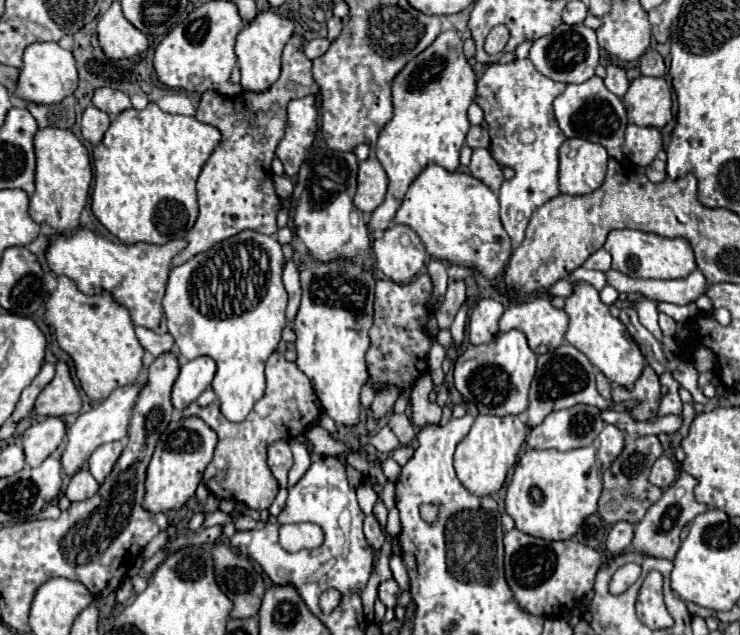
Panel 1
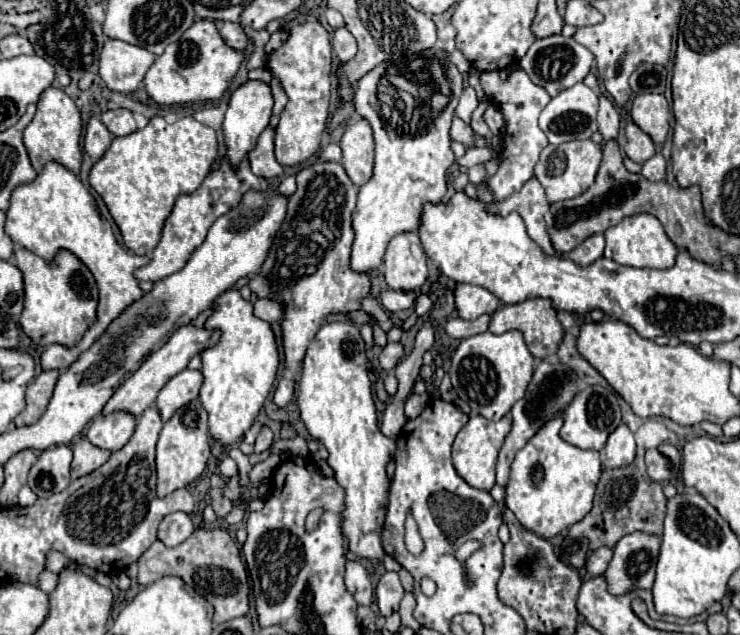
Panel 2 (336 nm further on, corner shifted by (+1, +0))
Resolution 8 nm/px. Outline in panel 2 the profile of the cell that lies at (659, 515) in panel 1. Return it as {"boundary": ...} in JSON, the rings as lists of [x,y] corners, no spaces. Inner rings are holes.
{"boundary":[[[638,530],[620,538],[614,550],[614,558],[604,572],[606,580],[610,580],[610,592],[622,594],[636,588],[652,588],[658,552],[658,534],[646,534]]]}

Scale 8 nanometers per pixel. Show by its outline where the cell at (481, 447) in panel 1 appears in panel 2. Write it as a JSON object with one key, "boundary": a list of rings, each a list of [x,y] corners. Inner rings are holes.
{"boundary":[[[506,414],[502,420],[492,422],[486,420],[484,416],[474,416],[468,420],[468,424],[458,432],[454,444],[452,444],[452,462],[456,472],[474,488],[478,490],[492,490],[492,486],[496,484],[496,460],[498,460],[498,452],[504,444],[506,434],[512,428],[512,416]]]}

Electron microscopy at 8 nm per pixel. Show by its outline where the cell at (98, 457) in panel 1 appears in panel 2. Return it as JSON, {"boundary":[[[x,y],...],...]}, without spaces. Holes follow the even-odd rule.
{"boundary":[[[114,412],[110,416],[94,418],[94,422],[88,428],[86,438],[102,450],[116,452],[130,440],[134,426],[136,426],[134,416],[126,412]]]}

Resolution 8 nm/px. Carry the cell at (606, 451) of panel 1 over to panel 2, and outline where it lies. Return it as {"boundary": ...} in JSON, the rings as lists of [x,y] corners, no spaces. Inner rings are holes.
{"boundary":[[[620,424],[610,436],[604,446],[604,456],[602,464],[606,468],[620,468],[626,466],[634,460],[636,454],[636,444],[634,444],[634,434],[626,424]]]}

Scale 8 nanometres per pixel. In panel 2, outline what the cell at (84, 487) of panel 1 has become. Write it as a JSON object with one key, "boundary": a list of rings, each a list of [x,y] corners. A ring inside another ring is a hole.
{"boundary":[[[76,440],[72,444],[72,452],[74,452],[72,480],[78,480],[78,478],[94,472],[110,458],[110,452],[94,448],[94,444],[90,444],[88,440]]]}

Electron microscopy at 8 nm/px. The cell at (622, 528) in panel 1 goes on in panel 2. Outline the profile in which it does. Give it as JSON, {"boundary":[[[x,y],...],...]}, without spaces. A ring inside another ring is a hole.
{"boundary":[[[600,546],[598,550],[594,550],[594,552],[588,556],[588,560],[586,560],[588,572],[590,572],[592,576],[604,574],[606,568],[608,568],[608,564],[610,564],[610,560],[612,560],[612,554],[614,554],[614,550],[612,550],[610,546]]]}

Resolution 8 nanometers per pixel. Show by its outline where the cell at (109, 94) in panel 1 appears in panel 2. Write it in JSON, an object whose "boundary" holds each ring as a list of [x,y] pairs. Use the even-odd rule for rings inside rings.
{"boundary":[[[118,108],[118,110],[106,110],[102,112],[100,120],[106,124],[106,128],[114,134],[114,136],[126,136],[130,132],[136,130],[136,122],[130,110]]]}

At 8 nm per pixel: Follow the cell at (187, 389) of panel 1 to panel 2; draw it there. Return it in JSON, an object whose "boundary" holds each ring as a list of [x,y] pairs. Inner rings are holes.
{"boundary":[[[182,370],[180,374],[176,374],[158,394],[156,398],[156,408],[160,410],[160,416],[162,420],[170,420],[172,414],[198,398],[198,392],[200,392],[200,386],[204,382],[204,376],[200,370]]]}

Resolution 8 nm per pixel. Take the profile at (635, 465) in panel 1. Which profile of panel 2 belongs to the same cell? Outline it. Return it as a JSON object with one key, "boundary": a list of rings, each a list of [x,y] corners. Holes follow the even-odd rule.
{"boundary":[[[636,456],[634,462],[628,466],[602,470],[590,514],[586,514],[578,524],[572,526],[568,530],[568,536],[570,538],[586,536],[590,540],[592,550],[600,546],[614,546],[622,536],[626,536],[626,532],[642,530],[650,534],[660,534],[664,516],[666,516],[666,496],[662,492],[662,486],[650,480],[650,476],[646,476],[644,458]]]}

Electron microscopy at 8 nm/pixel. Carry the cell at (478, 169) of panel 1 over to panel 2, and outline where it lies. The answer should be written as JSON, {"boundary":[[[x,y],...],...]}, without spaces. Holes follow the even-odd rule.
{"boundary":[[[456,116],[456,118],[454,118],[454,122],[452,122],[450,136],[452,136],[452,140],[456,140],[456,142],[464,144],[466,148],[472,148],[472,146],[474,146],[474,142],[476,142],[476,134],[474,134],[474,130],[472,130],[468,124],[464,124],[458,116]]]}

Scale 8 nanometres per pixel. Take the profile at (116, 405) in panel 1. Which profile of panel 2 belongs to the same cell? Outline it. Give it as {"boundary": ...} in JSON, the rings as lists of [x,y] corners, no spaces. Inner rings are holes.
{"boundary":[[[186,324],[182,326],[178,332],[172,334],[172,338],[160,348],[156,350],[154,354],[150,354],[142,366],[114,392],[114,396],[106,402],[104,410],[102,410],[102,416],[108,416],[112,412],[128,412],[132,416],[142,416],[142,412],[156,402],[156,396],[158,392],[162,390],[162,386],[172,378],[176,376],[178,372],[182,372],[186,366],[188,366],[188,360],[196,354],[200,354],[200,350],[208,348],[210,344],[216,344],[218,342],[218,332],[206,332],[204,328],[196,328],[192,324]]]}

